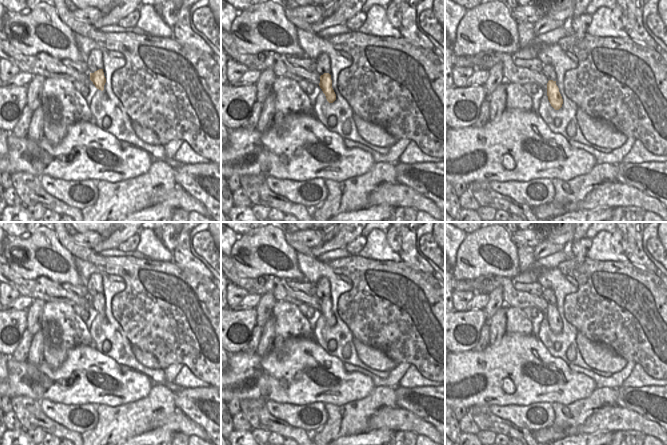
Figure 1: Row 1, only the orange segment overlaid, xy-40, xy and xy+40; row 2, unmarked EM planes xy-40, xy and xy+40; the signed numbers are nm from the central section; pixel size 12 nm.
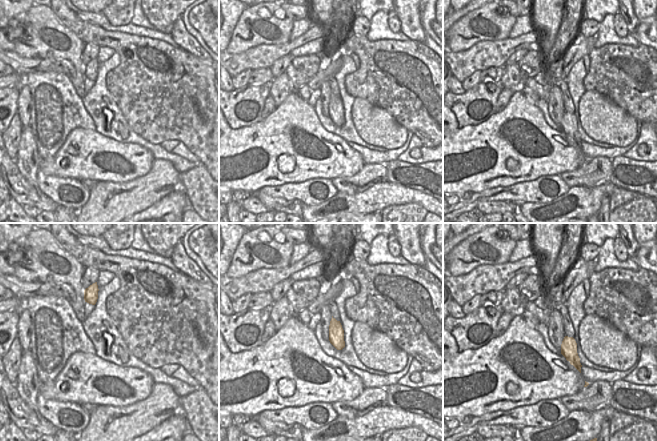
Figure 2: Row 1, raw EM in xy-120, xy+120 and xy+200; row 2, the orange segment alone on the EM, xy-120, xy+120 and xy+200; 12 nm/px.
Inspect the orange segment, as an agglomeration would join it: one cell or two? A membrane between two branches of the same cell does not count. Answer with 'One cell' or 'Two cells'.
One cell

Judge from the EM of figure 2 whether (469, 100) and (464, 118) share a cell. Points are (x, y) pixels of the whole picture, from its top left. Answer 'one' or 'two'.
one

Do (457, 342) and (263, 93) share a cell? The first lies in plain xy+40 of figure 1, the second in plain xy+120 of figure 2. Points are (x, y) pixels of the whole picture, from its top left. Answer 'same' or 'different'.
same

